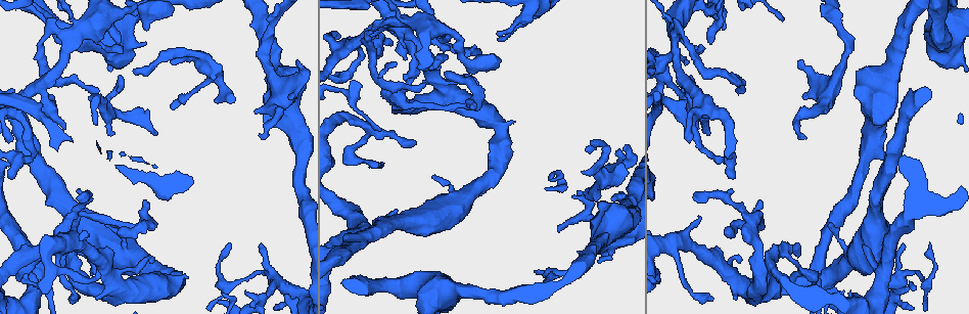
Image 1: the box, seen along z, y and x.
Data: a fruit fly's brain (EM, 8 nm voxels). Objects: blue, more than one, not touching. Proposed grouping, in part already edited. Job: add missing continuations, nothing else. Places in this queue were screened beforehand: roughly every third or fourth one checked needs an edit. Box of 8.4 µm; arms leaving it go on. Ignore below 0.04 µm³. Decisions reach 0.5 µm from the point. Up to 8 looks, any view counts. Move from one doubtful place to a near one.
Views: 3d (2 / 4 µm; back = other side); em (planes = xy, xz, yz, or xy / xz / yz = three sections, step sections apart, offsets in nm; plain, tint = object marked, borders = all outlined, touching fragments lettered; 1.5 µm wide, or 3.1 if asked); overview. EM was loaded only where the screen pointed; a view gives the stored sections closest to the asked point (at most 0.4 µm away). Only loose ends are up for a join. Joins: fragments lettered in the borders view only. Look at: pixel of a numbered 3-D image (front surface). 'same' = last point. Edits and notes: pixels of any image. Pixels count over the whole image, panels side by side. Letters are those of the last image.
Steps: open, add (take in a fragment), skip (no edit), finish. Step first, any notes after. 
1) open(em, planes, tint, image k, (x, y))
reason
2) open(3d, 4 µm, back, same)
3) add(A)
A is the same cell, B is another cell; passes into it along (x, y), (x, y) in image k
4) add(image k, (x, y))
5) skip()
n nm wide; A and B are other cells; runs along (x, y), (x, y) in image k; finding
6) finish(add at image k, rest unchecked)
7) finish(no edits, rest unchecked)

open(3d, 4 µm, image 1, (425, 82))
tapers out

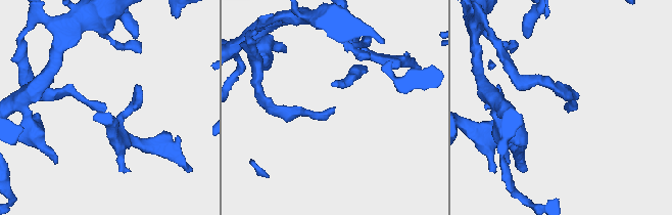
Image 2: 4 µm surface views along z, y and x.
open(em, planes, borders, image 2, (566, 106))

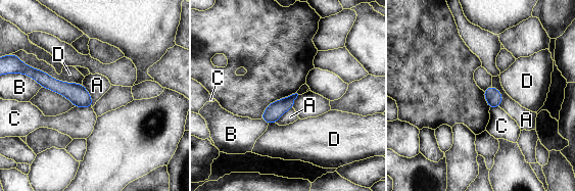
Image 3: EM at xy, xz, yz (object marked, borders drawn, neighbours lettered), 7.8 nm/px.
skip()
D touches over 440 nm; A, B, C and D are other cells; border along (82, 84), (90, 94), (92, 107) in image 3; none of them fits

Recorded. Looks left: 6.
open(3d, 2 µm, back, image 1, (112, 134))
an open end

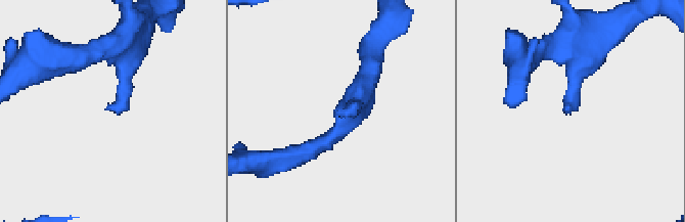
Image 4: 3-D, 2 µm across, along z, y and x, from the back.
open(em, planes, borders, image 4, (343, 112))
now the EM

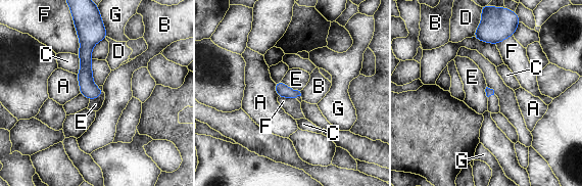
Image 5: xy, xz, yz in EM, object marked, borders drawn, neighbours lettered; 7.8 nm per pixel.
skip()
A, B, C, D, E, F and G are other cells; border along (281, 81), (299, 91) in image 5; no lettered fragment goes on from it

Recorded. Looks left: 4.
open(3d, 4 µm, back, image 1, (255, 113))
branch stops here

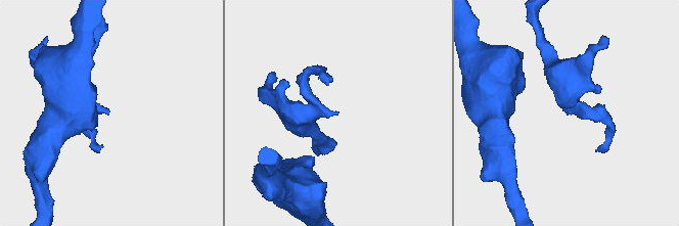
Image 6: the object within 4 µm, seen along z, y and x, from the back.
open(em, planes, borders, image 6, (338, 113))
shape alone is not enough

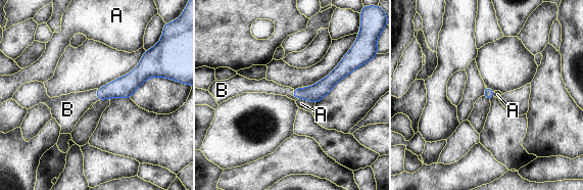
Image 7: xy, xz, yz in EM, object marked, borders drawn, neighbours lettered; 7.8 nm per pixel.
add(B)
B is the same cell, A is another cell; passes into it along (124, 87), (96, 95), (68, 109) in image 7; the cell continues

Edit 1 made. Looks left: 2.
finish(add at image 7, rest unchecked)

